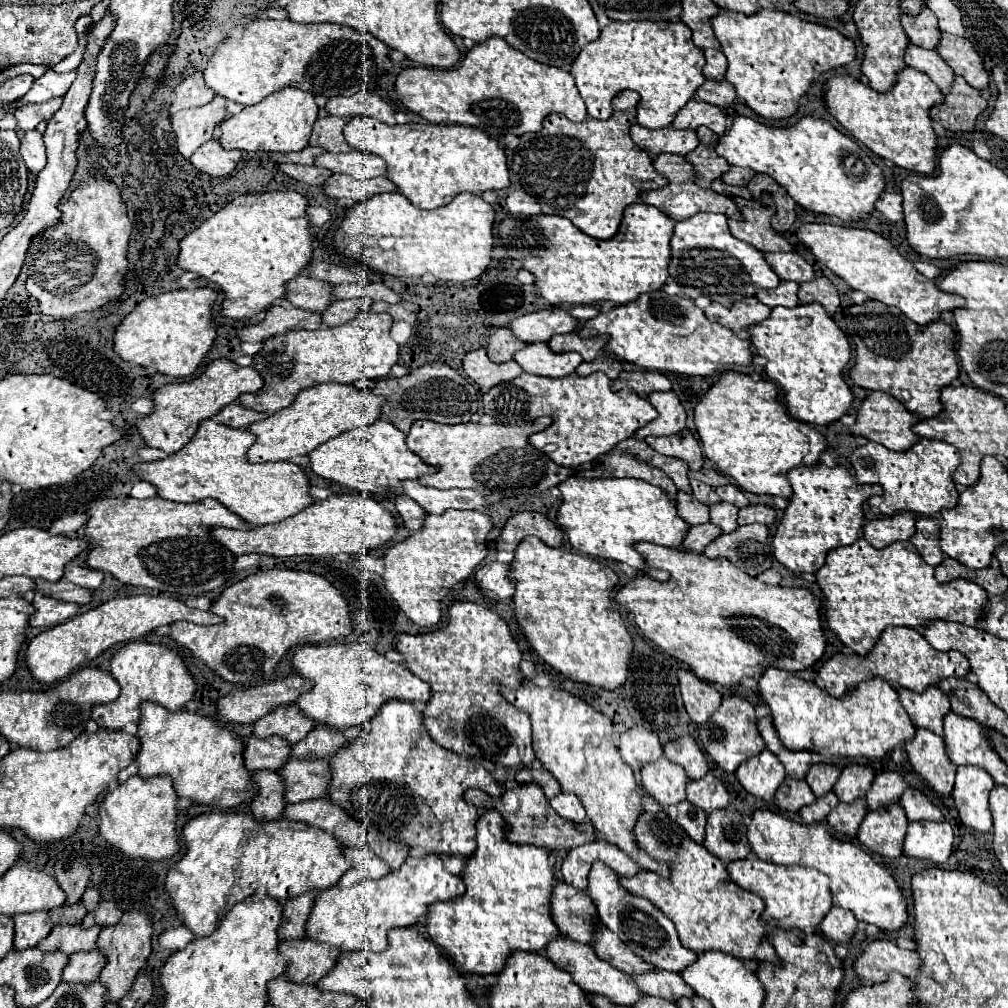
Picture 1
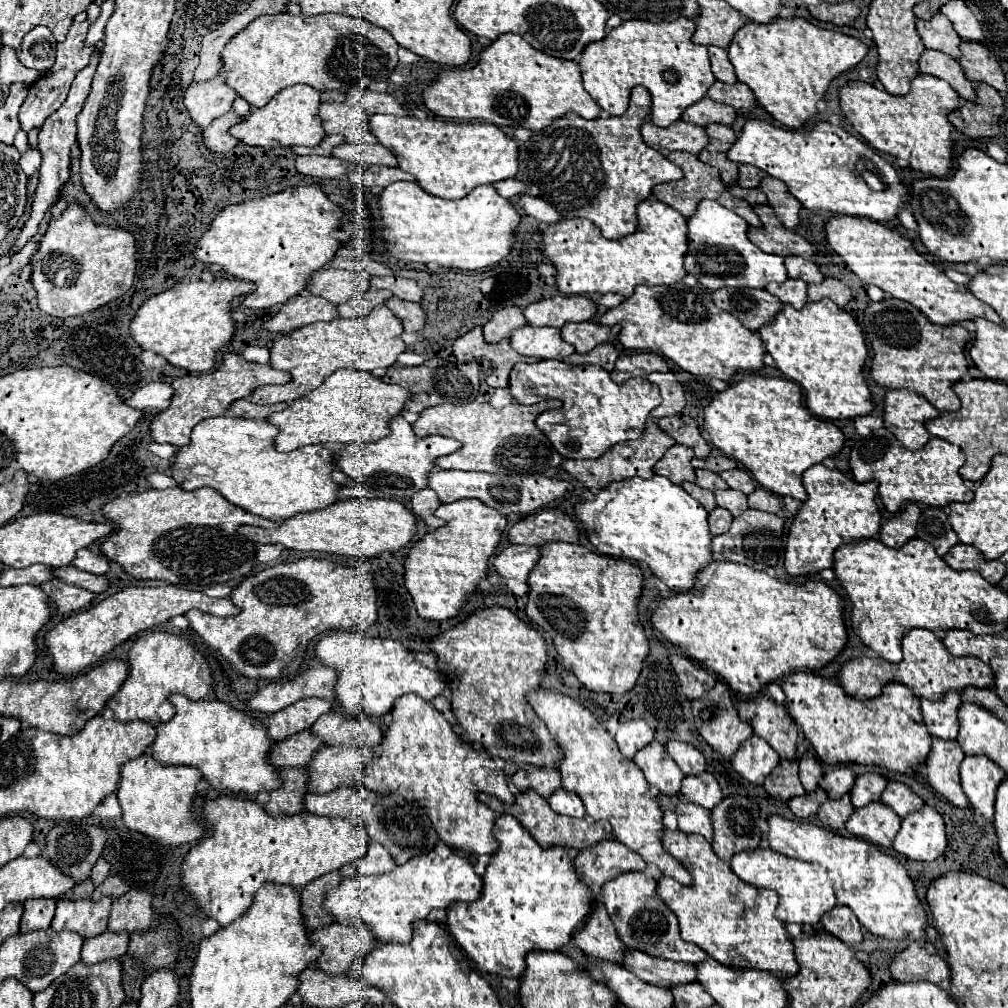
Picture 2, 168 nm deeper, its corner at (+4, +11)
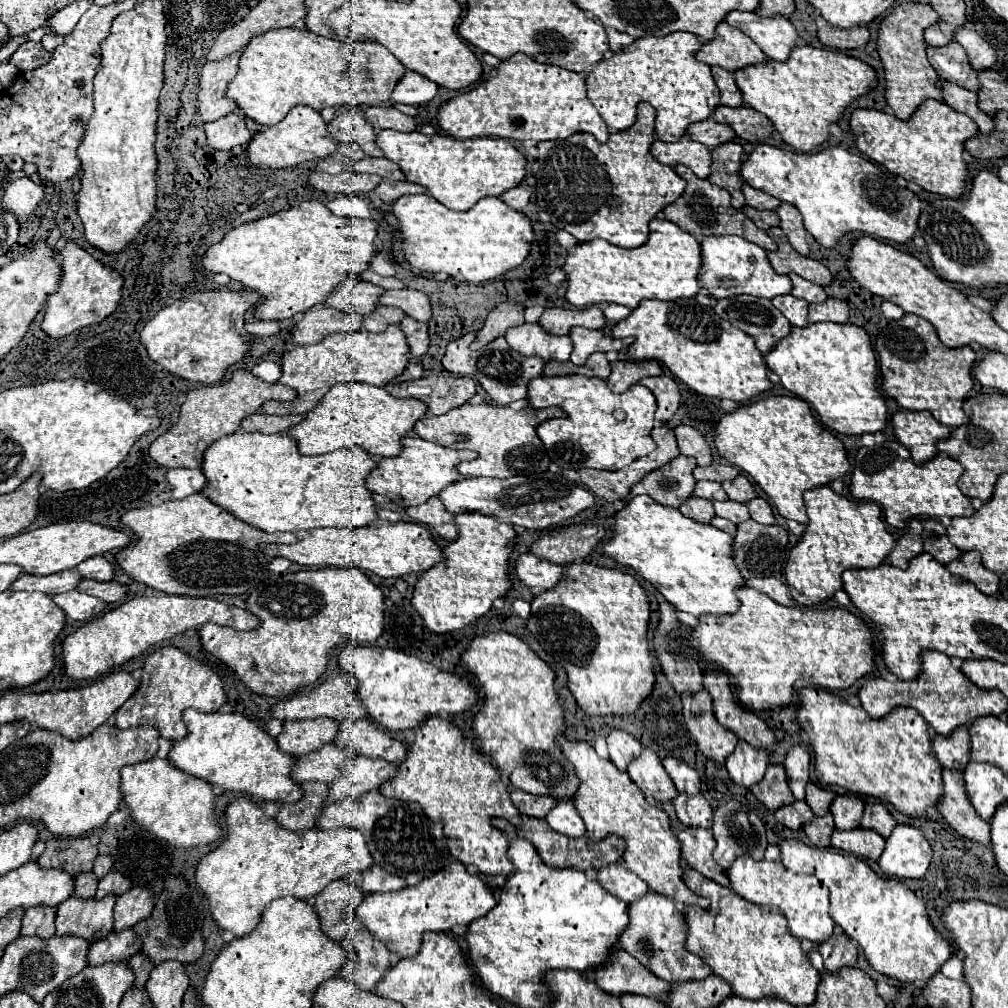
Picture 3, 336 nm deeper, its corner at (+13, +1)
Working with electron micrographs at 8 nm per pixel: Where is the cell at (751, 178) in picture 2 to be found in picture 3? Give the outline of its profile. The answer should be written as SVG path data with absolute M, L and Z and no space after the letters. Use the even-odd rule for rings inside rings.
M742 185L742 193L744 193L744 199L746 199L746 205L752 205L756 209L770 209L774 211L778 205L780 205L780 199L768 195L766 191L762 189L756 189L756 187L750 187L750 185Z

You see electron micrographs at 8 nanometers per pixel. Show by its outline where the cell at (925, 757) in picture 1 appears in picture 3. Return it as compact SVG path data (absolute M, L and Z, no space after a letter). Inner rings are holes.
M944 767L942 781L944 781L944 795L936 805L936 809L942 813L942 817L958 835L978 841L982 845L990 845L990 825L976 815L974 807L968 805L970 803L968 797L964 797L966 789L962 771Z

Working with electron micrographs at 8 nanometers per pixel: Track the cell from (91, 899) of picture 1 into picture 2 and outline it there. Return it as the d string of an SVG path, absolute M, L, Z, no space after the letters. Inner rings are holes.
M101 857L101 859L95 863L93 871L91 871L91 881L93 881L95 885L101 885L101 883L107 879L107 875L109 875L109 863Z

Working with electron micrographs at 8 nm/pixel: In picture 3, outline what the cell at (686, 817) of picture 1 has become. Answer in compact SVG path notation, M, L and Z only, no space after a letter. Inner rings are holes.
M680 829L676 833L680 845L682 845L682 859L698 869L702 875L718 881L718 883L728 883L724 871L714 863L712 859L712 849L716 847L712 831L710 829Z

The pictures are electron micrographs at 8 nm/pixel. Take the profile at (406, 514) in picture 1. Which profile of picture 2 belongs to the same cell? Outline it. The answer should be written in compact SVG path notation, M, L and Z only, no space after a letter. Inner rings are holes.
M421 489L411 499L411 511L417 517L421 517L431 529L437 529L437 527L445 525L443 519L435 517L435 511L437 511L439 505L441 505L441 501L439 501L439 497L437 497L437 493L433 489Z

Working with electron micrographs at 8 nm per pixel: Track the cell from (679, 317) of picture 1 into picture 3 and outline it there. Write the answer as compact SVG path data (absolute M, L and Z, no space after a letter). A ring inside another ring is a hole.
M644 299L626 319L616 323L610 331L612 337L634 337L634 343L628 347L628 355L636 361L662 361L662 365L690 389L718 399L732 399L736 403L748 401L762 391L770 389L768 367L754 345L754 339L740 329L734 329L728 321L720 319L712 307L702 307L696 299L680 299L680 301L656 301Z

